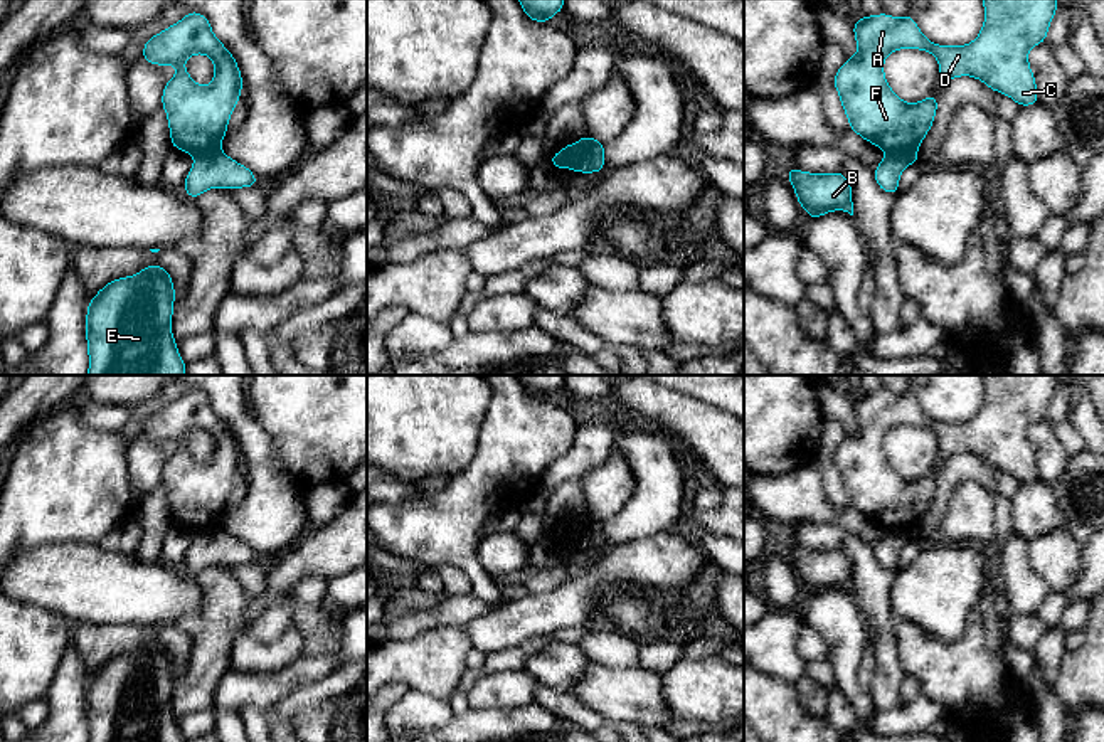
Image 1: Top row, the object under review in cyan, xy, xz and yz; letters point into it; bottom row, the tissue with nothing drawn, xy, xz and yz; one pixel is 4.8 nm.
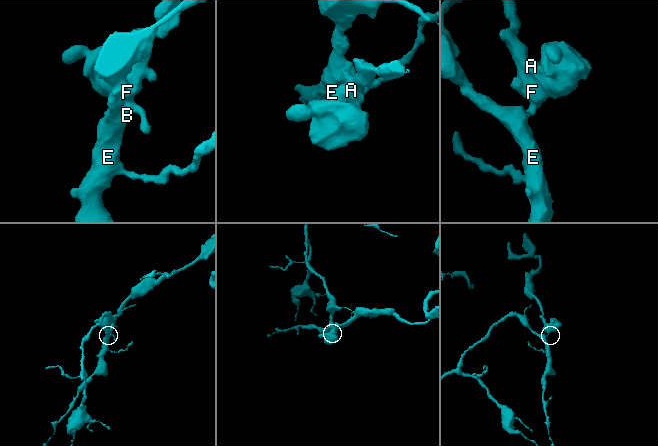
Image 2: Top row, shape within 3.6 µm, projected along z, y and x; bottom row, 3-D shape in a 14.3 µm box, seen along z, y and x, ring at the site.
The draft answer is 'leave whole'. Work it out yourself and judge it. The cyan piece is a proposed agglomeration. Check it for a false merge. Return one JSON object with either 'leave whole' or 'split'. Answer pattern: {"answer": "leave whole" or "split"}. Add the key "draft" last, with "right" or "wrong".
{"answer": "split", "draft": "wrong"}

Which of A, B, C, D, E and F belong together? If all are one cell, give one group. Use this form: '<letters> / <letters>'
A C D F / B E

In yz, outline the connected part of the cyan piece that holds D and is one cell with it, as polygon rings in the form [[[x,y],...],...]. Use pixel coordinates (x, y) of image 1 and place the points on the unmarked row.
[[[981,375],[985,400],[968,422],[937,422],[922,412],[910,392],[878,390],[857,397],[857,432],[836,448],[833,463],[853,506],[885,532],[917,530],[929,510],[937,473],[905,480],[887,461],[884,439],[899,426],[931,429],[939,439],[937,456],[971,453],[1018,483],[1038,480],[1028,427],[1045,419],[1059,385],[1055,375]]]

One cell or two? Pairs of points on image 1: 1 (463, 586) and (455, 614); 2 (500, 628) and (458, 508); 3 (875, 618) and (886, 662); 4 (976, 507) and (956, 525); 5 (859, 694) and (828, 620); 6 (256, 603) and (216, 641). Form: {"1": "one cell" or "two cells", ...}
{"1": "two cells", "2": "two cells", "3": "one cell", "4": "one cell", "5": "one cell", "6": "two cells"}

